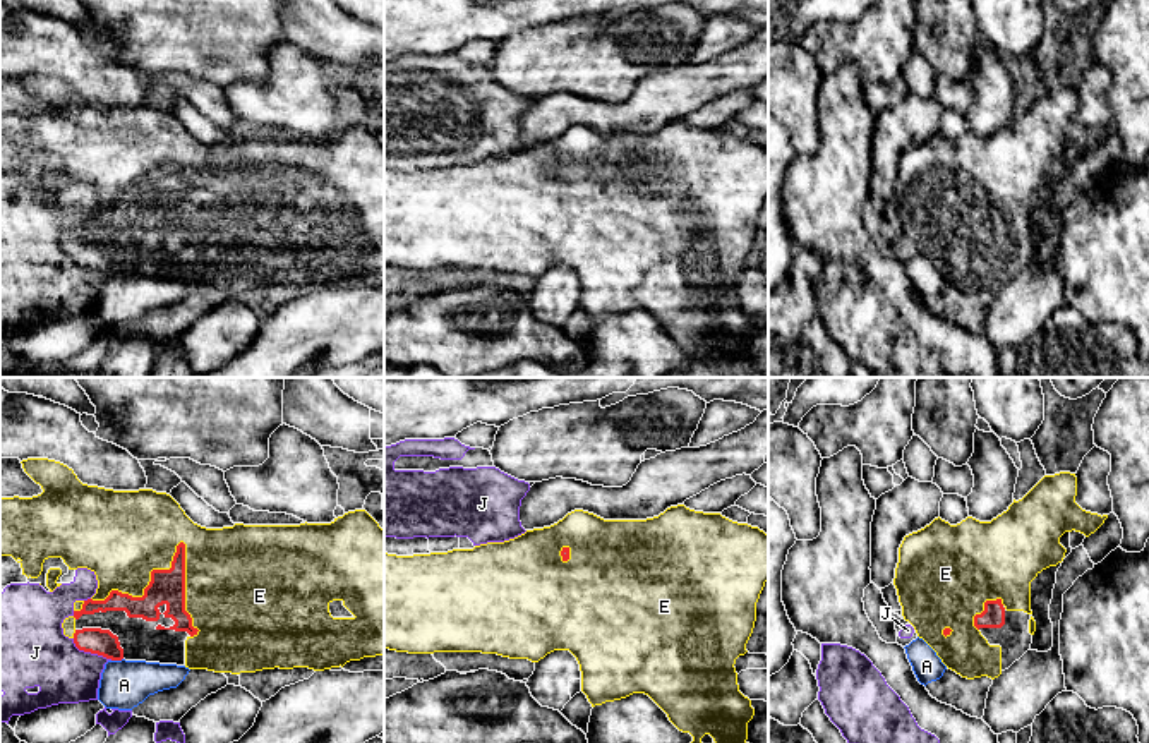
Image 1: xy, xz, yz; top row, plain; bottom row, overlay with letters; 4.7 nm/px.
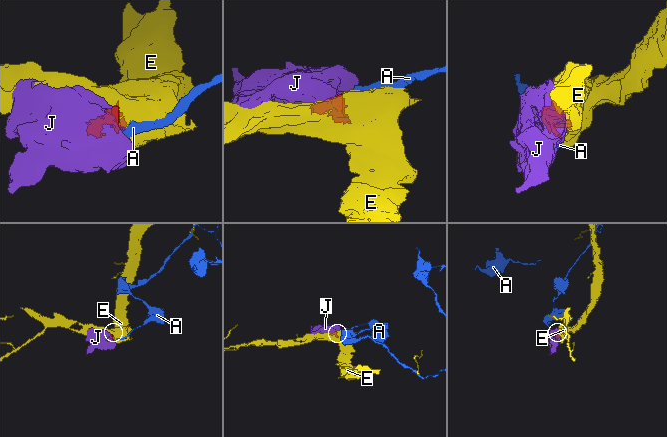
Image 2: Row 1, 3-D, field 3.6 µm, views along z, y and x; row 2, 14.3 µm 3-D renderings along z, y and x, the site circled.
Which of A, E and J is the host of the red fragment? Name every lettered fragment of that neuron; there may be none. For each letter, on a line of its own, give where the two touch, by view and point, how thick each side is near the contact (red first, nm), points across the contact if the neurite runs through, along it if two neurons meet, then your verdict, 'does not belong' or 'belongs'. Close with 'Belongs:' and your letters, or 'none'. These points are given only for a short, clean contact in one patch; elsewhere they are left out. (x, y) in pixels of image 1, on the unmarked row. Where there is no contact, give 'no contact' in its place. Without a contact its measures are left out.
A: meets red in xy at (117, 275); 120 nm thick on the red side, 220 nm on the other; does not belong
E: meets red in xy at (175, 170); 160 nm thick on the red side, 420 nm on the other; belongs
J: meets red in xy at (91, 268); 120 nm thick on the red side, 300 nm on the other; does not belong
Belongs: E

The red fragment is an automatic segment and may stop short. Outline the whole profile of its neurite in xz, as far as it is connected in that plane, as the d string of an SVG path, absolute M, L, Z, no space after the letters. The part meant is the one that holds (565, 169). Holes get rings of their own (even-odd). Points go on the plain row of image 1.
M684 120L671 122L664 129L647 136L604 136L593 129L574 125L550 142L526 146L504 156L487 158L473 165L453 165L448 168L396 172L384 168L384 264L408 269L434 268L482 268L509 275L538 278L554 266L569 266L581 287L581 307L592 323L626 314L633 309L648 311L683 348L689 348L689 362L662 378L767 378L749 360L748 338L755 331L751 316L739 307L736 275L744 271L746 259L756 237L756 218L768 196L768 151L758 142L732 137L720 129L703 129Z

